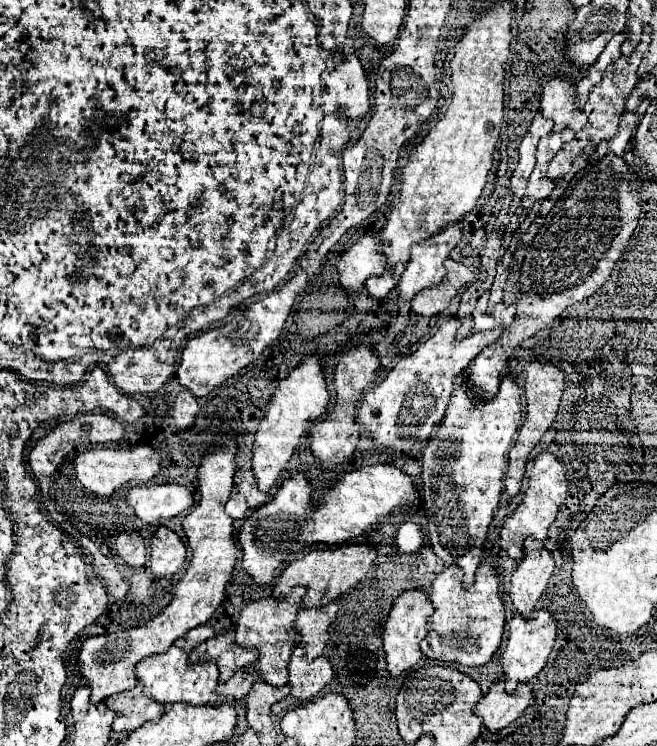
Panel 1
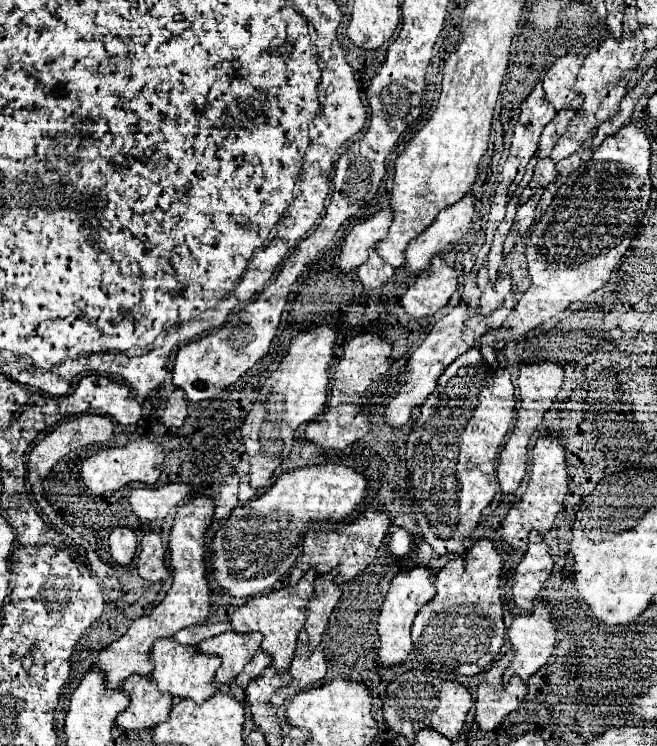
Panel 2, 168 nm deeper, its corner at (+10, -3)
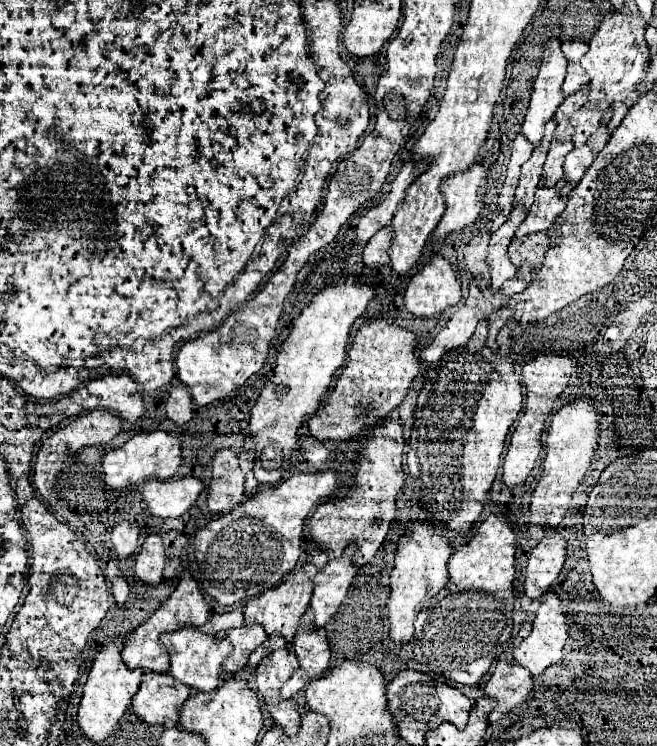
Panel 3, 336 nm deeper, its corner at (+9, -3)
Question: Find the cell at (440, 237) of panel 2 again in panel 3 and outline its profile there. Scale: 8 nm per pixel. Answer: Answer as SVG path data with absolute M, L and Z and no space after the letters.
M480 162L468 170L454 172L442 182L442 194L446 200L446 212L434 230L432 238L444 238L446 234L470 226L482 212L484 196L488 192L488 174Z

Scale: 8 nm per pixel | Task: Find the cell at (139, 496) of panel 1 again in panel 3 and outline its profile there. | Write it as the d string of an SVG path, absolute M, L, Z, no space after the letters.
M180 478L174 482L148 480L142 496L148 504L150 514L158 518L180 518L196 502L204 484L198 478Z

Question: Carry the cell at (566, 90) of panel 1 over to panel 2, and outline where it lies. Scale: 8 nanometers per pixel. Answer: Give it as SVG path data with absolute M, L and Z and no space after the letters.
M567 54L559 58L543 78L543 90L547 102L555 106L555 110L563 108L579 108L581 96L575 92L575 80L583 58L577 54Z

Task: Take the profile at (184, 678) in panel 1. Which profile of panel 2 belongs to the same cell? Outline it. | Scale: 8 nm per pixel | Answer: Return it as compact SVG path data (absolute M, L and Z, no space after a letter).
M165 638L165 640L157 640L153 644L151 662L153 662L153 672L151 672L149 678L155 682L155 686L163 694L169 694L173 698L189 698L197 704L203 704L209 696L213 696L213 692L215 692L213 674L219 668L221 658L201 654L193 646L181 646L175 640Z

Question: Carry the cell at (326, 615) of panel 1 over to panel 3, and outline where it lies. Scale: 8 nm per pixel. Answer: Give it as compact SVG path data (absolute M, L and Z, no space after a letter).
M350 546L338 558L330 558L328 564L316 574L314 578L314 594L312 594L312 610L314 610L314 624L318 628L326 626L334 612L344 602L344 596L358 574L360 566L354 564L356 546Z

